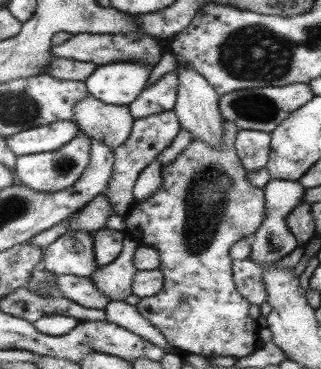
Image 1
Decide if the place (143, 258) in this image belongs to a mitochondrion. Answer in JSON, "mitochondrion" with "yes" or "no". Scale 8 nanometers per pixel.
{"mitochondrion":"no"}

